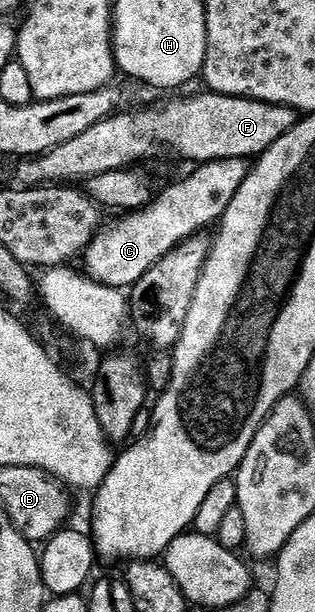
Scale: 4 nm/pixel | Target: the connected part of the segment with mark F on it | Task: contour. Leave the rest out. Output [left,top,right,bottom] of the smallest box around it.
[16,91,298,187]

